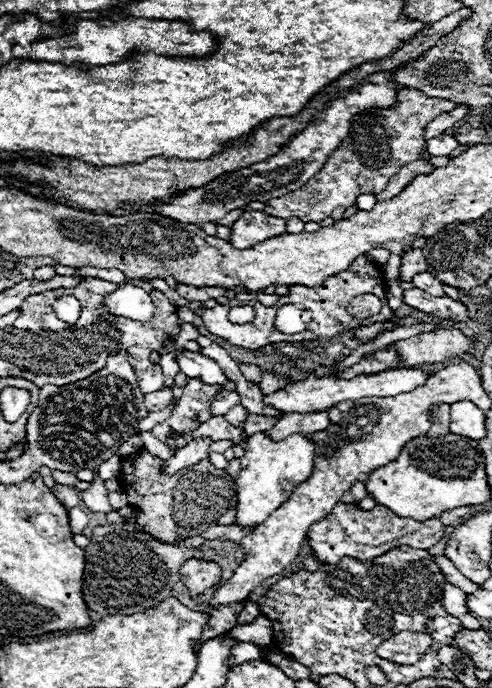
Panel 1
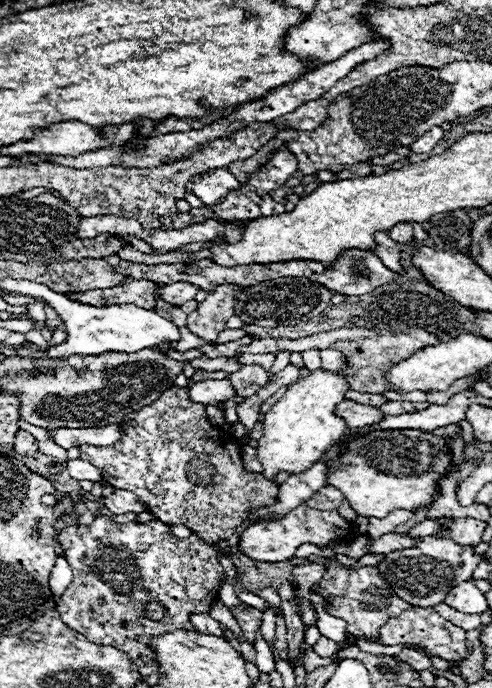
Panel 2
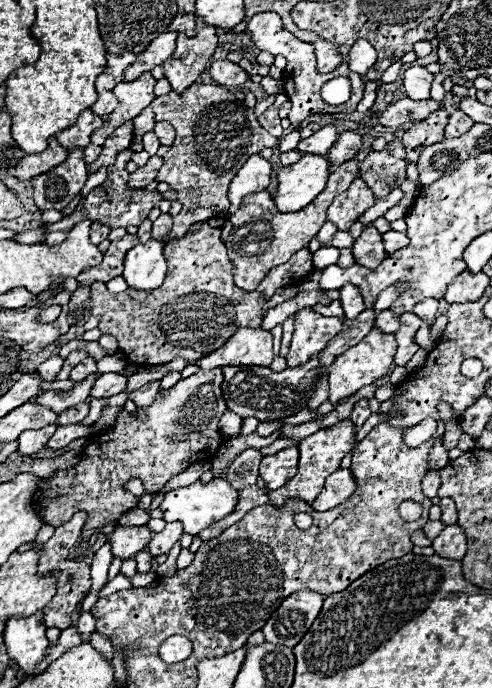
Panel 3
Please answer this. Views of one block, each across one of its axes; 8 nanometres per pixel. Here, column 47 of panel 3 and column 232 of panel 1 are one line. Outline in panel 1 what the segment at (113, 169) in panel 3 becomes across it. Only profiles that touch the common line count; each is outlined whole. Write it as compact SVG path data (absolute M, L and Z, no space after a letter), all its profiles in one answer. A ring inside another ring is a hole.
M256 210L244 212L232 224L232 246L252 248L262 240L284 232L286 232L286 220L270 216L266 212L256 212Z

